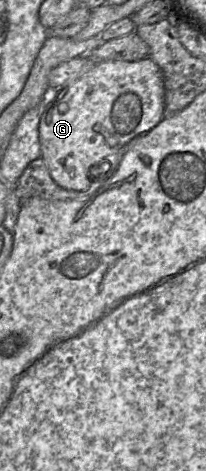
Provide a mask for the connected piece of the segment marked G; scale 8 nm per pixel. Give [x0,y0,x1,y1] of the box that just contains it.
[39,58,165,191]

